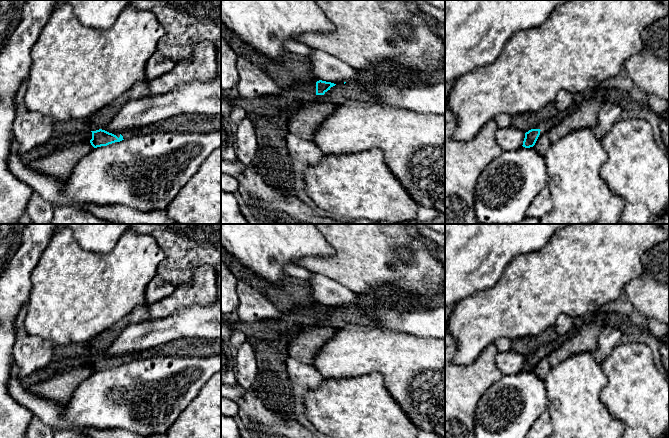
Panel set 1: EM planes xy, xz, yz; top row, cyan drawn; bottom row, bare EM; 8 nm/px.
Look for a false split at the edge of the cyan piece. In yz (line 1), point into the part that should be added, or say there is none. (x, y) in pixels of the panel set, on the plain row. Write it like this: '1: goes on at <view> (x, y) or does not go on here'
1: does not go on here

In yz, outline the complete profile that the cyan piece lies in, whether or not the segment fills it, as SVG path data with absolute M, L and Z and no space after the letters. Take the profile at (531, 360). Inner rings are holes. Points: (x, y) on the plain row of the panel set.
M531 353L526 356L522 370L525 372L533 371L540 359L540 355L540 353Z

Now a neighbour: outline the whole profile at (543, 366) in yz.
M600 312L593 314L585 322L577 324L577 331L574 336L567 339L549 355L541 354L533 370L537 377L545 380L552 366L557 366L574 355L594 352L598 345L600 332L606 326L600 315Z

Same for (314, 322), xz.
M300 319L309 322L311 326L292 337L288 354L289 357L313 366L318 351L333 338L336 328L326 319Z

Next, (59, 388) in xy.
M90 366L77 367L36 383L29 387L28 391L40 397L50 399L57 404L66 404L78 386L93 372Z

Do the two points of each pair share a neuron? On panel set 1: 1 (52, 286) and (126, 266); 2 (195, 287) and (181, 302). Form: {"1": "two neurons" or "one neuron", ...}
{"1": "one neuron", "2": "one neuron"}

